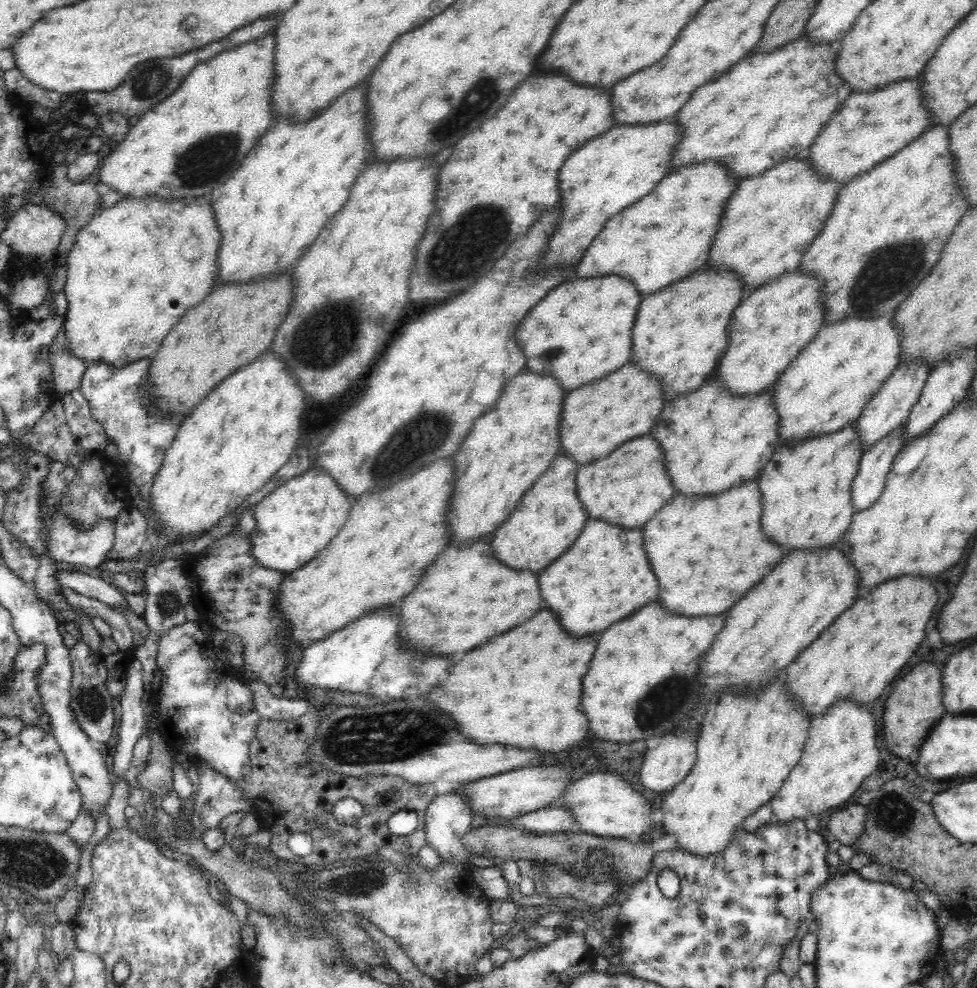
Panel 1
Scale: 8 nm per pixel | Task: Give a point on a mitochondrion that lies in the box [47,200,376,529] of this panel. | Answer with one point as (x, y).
(324, 319)

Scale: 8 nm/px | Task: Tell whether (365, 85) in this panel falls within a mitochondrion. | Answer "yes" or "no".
no

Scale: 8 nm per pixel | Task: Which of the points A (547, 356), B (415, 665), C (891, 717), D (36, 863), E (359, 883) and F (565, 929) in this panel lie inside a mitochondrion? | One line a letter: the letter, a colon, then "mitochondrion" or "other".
A: mitochondrion
B: mitochondrion
C: other
D: mitochondrion
E: mitochondrion
F: other

